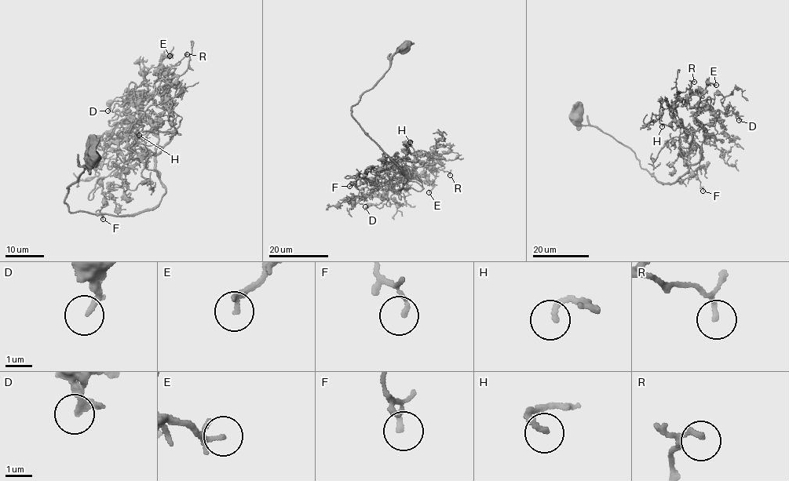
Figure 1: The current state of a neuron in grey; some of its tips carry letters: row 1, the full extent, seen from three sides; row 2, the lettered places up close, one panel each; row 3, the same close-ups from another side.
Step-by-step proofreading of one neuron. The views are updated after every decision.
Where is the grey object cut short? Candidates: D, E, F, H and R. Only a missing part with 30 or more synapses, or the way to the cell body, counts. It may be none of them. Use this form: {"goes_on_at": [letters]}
{"goes_on_at": ["H"]}

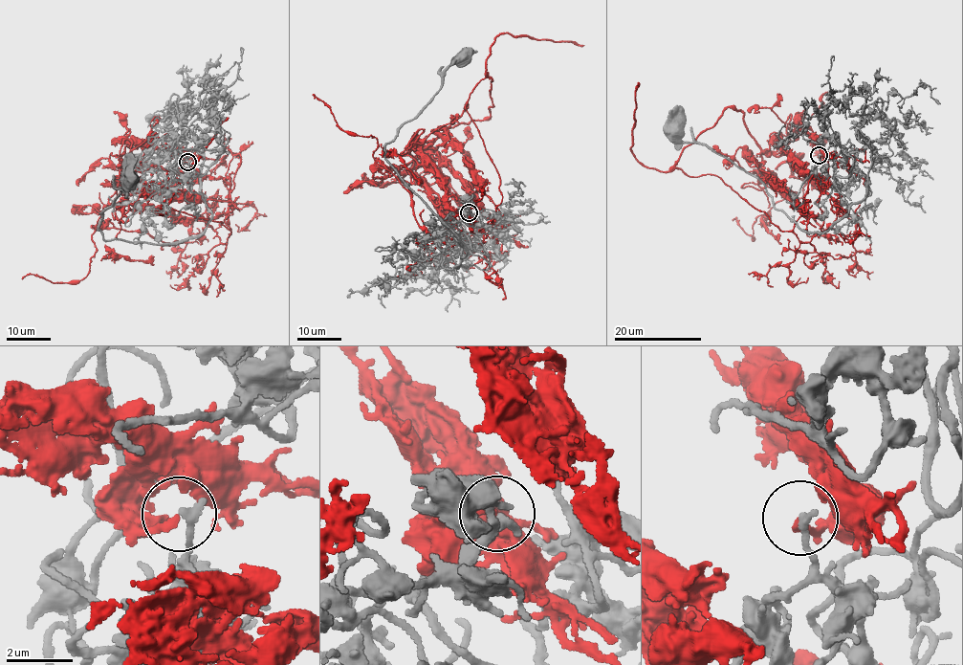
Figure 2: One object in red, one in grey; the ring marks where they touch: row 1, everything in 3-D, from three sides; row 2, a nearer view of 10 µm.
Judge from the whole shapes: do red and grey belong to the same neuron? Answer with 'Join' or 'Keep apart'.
Keep apart

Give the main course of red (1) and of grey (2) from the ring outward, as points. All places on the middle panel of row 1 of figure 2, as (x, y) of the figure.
1: (469, 212), (463, 214), (443, 182), (414, 159), (448, 128), (490, 116), (492, 43), (510, 33), (583, 45)
2: (469, 212), (448, 214), (472, 244), (458, 233), (463, 256), (385, 158), (462, 58)

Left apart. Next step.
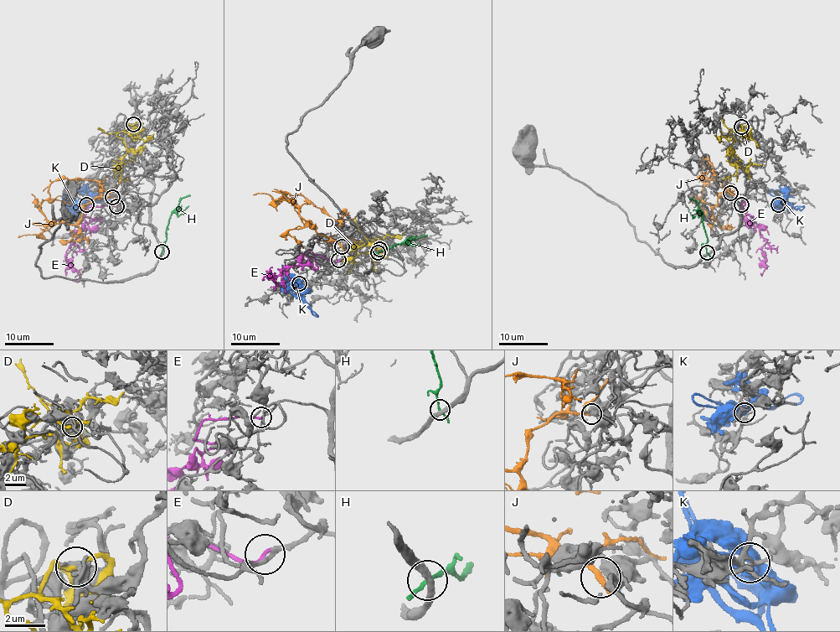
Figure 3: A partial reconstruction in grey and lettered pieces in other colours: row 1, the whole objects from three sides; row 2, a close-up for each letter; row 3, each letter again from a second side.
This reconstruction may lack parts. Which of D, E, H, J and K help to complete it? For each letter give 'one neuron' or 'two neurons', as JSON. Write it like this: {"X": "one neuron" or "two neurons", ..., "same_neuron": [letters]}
{"D": "two neurons", "E": "one neuron", "H": "two neurons", "J": "two neurons", "K": "two neurons", "same_neuron": ["E"]}

